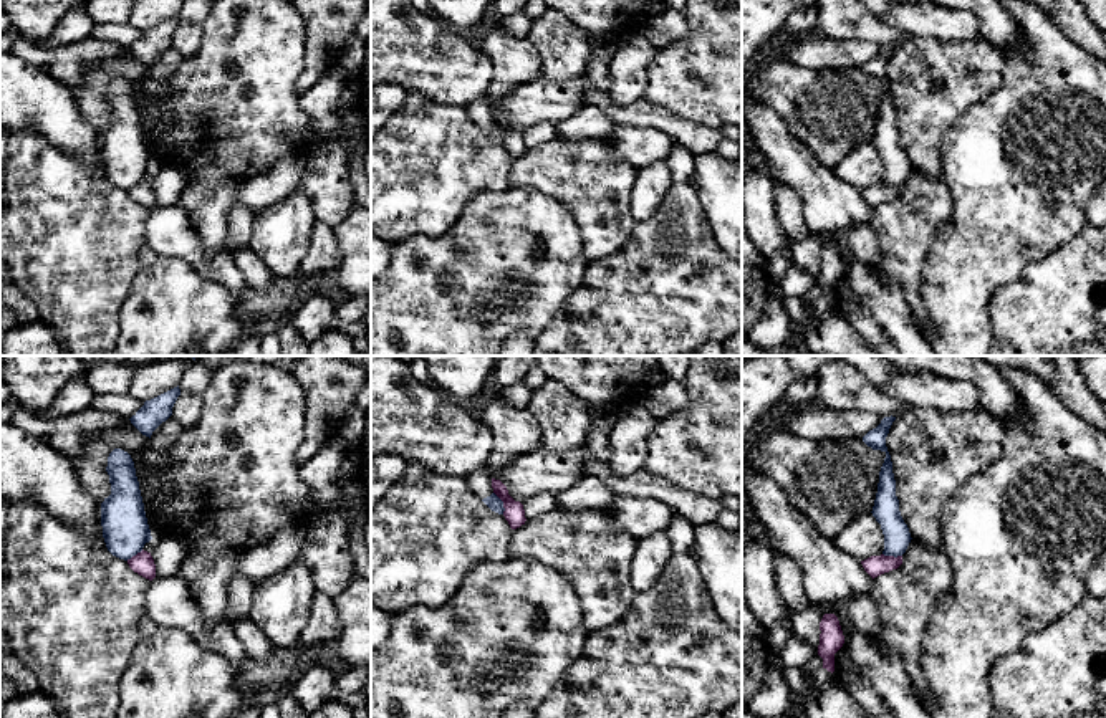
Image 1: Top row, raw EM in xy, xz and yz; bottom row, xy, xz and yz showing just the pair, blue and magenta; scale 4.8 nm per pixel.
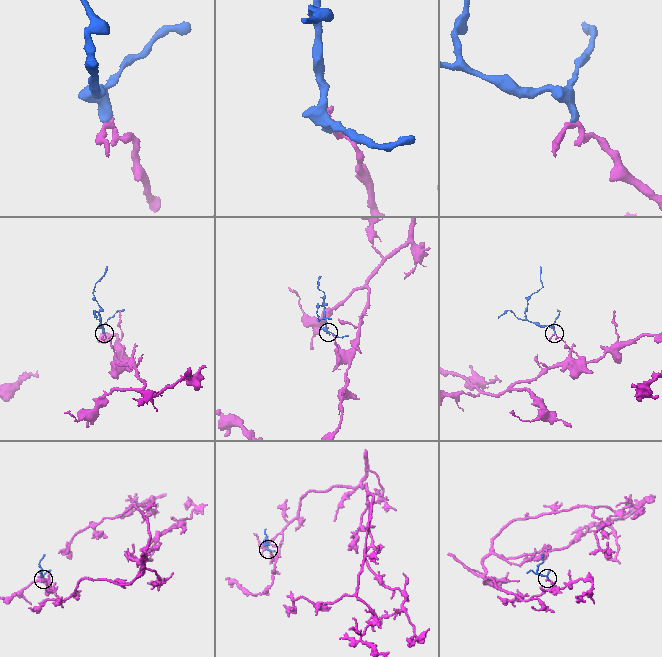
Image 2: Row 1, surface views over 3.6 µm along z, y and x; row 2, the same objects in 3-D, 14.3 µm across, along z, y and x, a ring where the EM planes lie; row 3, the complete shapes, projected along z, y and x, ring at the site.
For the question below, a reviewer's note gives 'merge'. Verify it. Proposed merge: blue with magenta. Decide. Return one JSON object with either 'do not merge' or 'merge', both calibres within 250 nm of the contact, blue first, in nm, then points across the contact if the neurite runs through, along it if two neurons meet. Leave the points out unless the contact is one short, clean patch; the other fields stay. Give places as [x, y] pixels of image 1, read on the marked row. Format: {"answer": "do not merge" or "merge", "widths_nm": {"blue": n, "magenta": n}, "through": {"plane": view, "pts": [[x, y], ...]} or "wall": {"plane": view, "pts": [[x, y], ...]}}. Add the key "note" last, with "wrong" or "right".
{"answer": "do not merge", "widths_nm": {"blue": 70, "magenta": 100}, "wall": {"plane": "xz", "pts": [[494, 492], [502, 502], [504, 513]]}, "note": "wrong"}

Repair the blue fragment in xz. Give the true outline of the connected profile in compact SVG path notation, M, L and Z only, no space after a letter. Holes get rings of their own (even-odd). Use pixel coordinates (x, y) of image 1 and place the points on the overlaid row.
M487 467L474 470L465 476L469 488L478 496L492 511L503 515L503 501L493 493L492 478Z

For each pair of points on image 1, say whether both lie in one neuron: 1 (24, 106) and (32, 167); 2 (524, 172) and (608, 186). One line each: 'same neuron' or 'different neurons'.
1: different neurons
2: same neuron

